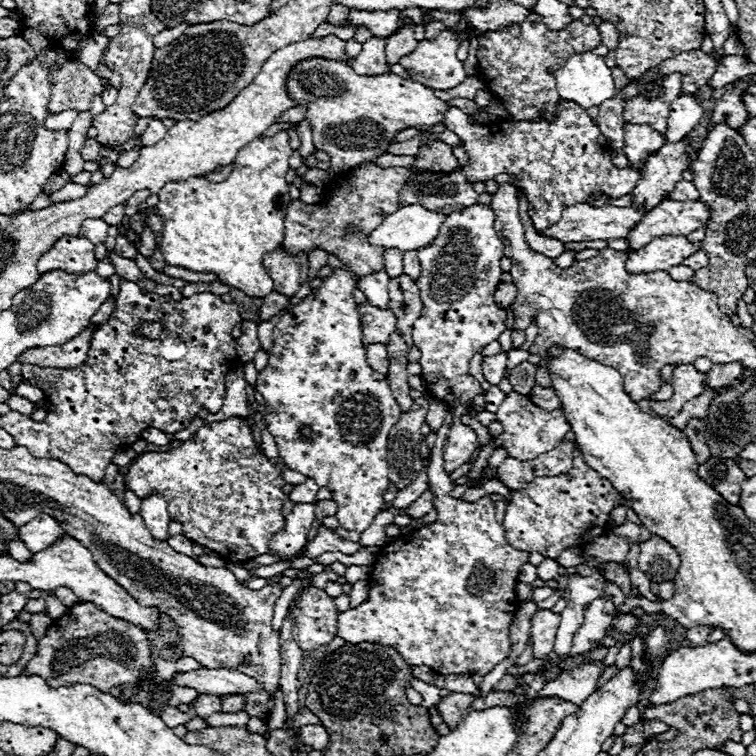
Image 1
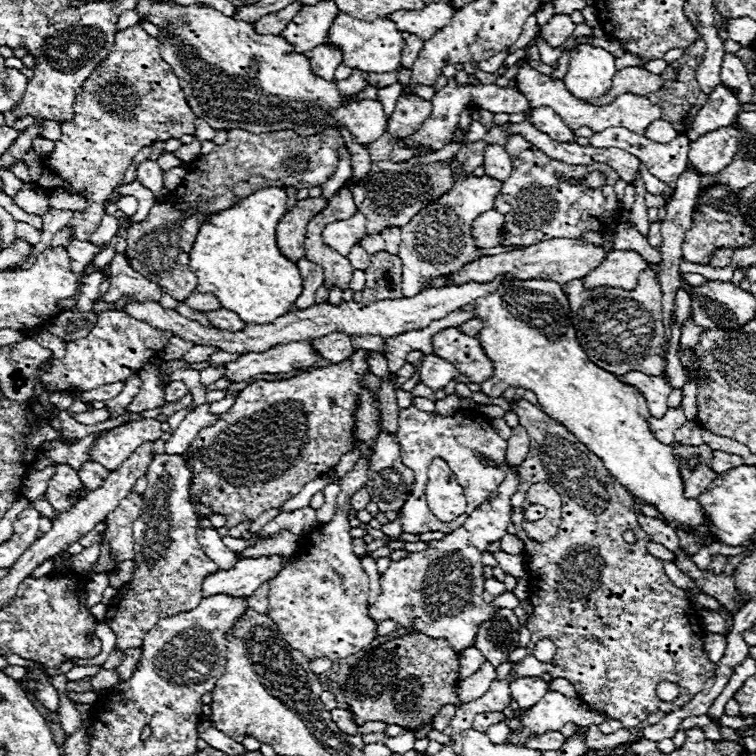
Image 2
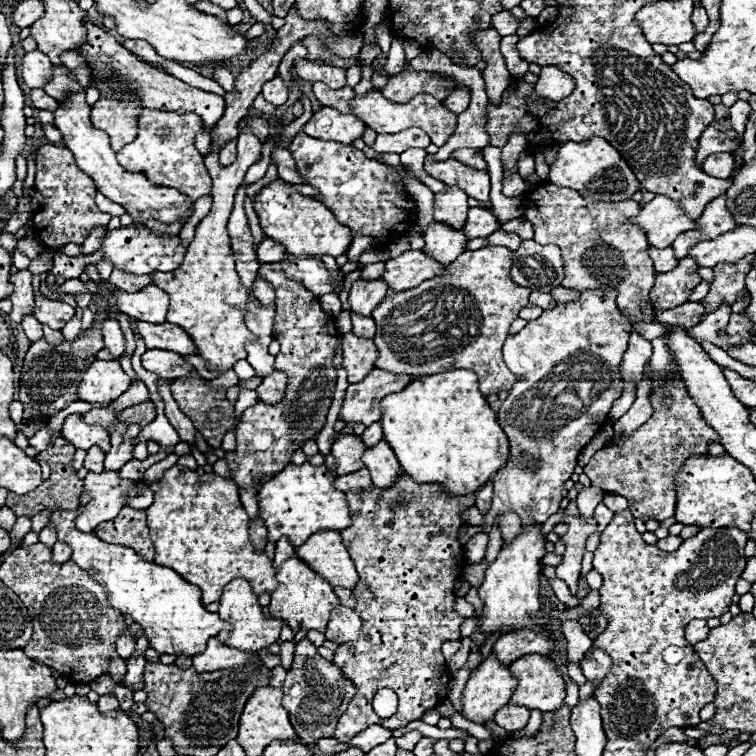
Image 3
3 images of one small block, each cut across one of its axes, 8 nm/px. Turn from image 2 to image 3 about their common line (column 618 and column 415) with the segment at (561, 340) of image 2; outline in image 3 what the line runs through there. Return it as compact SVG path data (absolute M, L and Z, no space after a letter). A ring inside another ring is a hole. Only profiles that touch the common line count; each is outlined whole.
M450 370L434 376L422 376L410 382L402 392L386 396L382 402L384 440L392 446L400 466L418 484L440 484L452 496L480 490L508 460L508 438L496 422L496 412L478 392L476 374L470 370Z

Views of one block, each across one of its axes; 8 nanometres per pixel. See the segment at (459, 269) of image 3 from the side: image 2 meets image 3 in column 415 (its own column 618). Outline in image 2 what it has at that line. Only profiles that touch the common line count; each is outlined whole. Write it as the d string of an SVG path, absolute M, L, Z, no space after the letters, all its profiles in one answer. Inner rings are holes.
M650 268L642 270L638 276L638 286L634 290L622 290L622 288L586 290L582 280L566 284L564 290L570 300L576 338L596 366L618 376L630 370L640 370L644 374L654 374L654 376L662 374L662 368L666 366L666 362L662 360L662 348L664 348L662 290L654 270Z

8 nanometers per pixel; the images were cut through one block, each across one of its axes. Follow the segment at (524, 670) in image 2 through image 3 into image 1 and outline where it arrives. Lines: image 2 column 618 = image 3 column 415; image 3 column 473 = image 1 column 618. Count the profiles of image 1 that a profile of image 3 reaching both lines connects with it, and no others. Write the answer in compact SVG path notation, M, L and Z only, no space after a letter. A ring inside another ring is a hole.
M576 448L574 468L568 474L536 478L532 484L520 488L520 492L510 492L504 518L506 540L512 548L540 552L542 556L556 560L566 548L584 548L594 538L604 536L610 512L620 504L622 496L606 478L600 478L584 464L582 452Z

